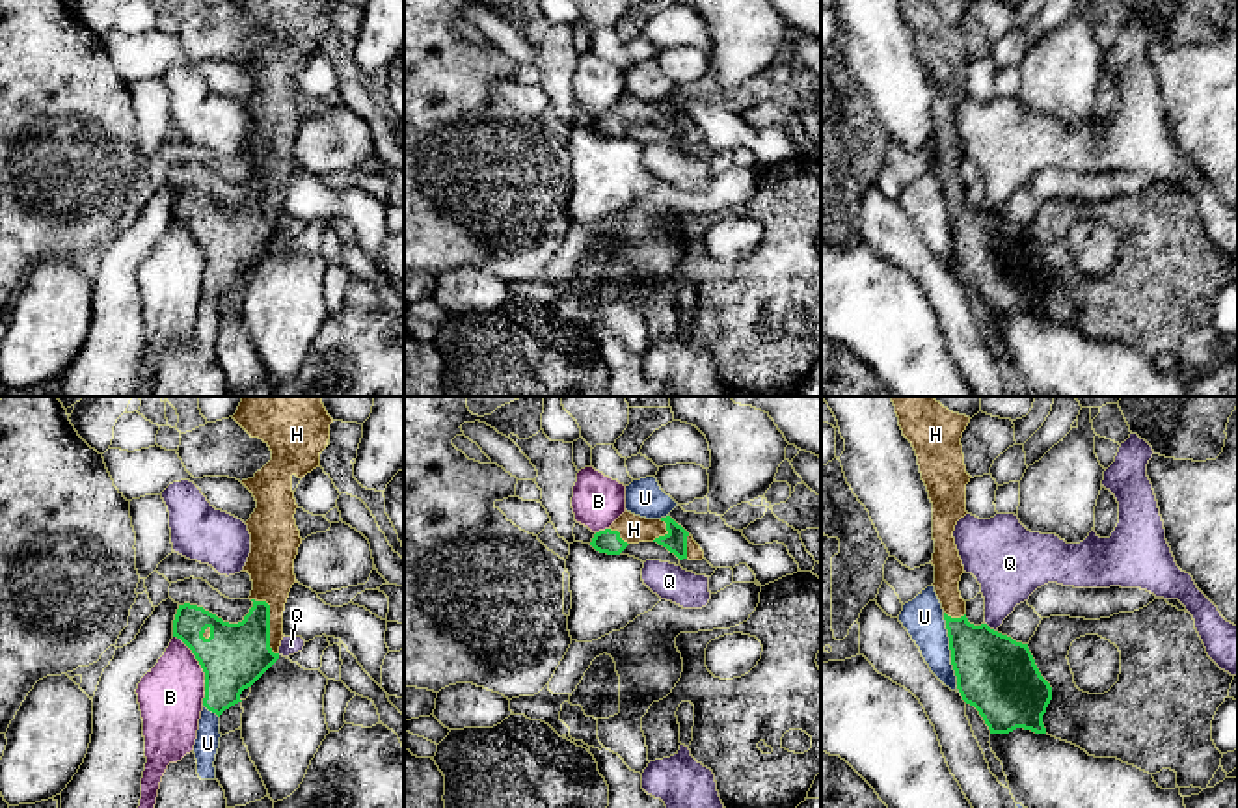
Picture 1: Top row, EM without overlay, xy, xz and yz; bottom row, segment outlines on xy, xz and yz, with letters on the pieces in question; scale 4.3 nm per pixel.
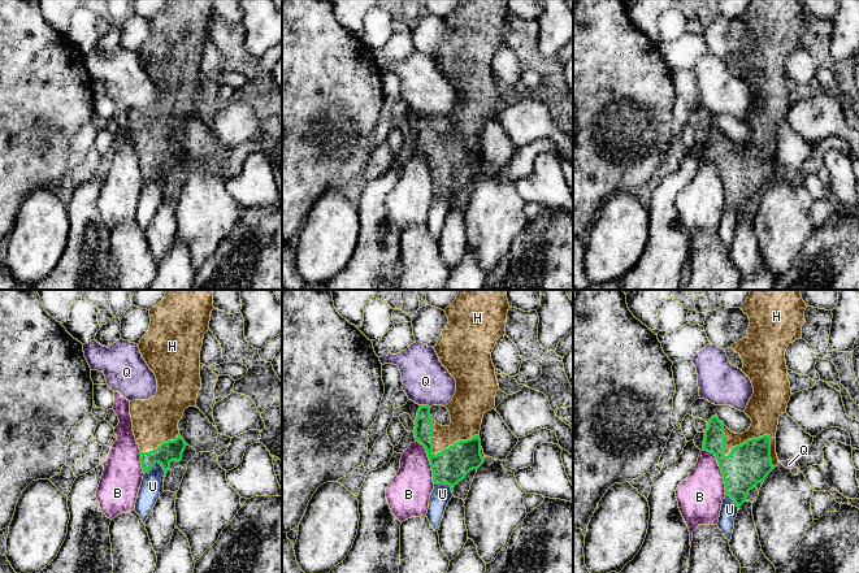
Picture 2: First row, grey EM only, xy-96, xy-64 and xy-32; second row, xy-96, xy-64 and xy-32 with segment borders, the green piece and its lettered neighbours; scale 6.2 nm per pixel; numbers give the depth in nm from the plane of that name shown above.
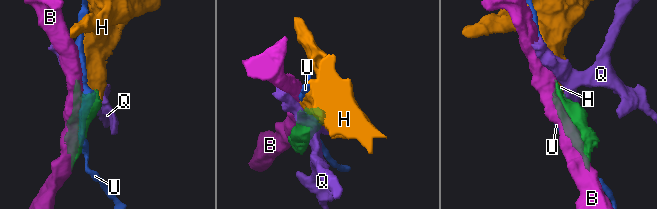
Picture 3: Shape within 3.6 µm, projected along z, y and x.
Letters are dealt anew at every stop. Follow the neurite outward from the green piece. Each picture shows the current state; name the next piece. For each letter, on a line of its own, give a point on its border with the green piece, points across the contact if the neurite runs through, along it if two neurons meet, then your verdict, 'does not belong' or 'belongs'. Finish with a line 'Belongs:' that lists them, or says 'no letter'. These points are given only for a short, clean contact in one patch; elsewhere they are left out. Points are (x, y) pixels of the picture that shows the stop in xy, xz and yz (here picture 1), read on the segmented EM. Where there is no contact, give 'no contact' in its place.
B: meets green in xy at (201, 667); does not belong
H: meets green in xy at (269, 626); belongs
Q: meets green in yz at (989, 628); does not belong
U: meets green in yz at (952, 652); does not belong
Belongs: H

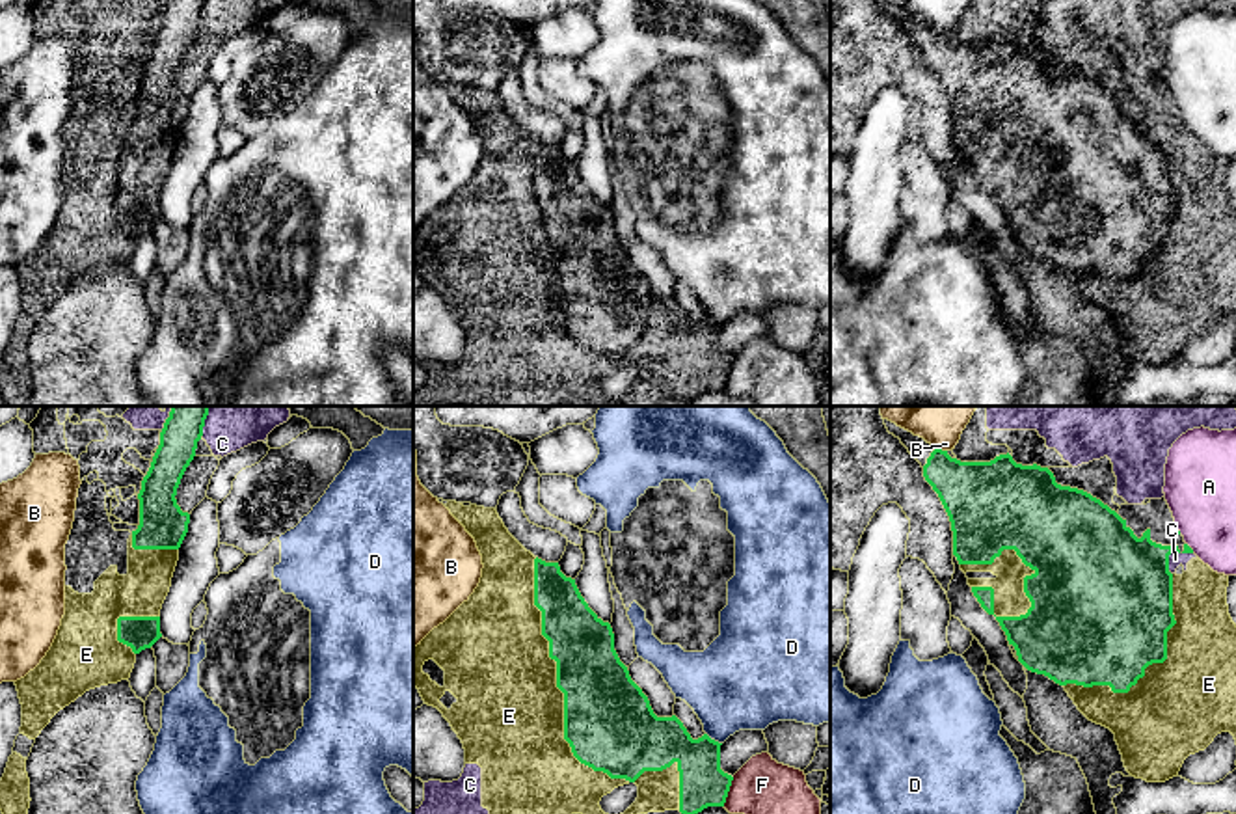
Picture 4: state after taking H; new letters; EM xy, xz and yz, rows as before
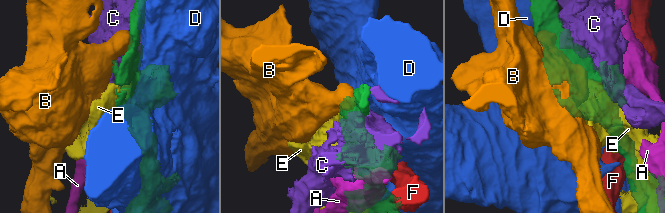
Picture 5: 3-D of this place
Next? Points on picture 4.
A: meets green in yz at (1177, 529); does not belong
B: meets green in yz at (940, 449); border along yz (935, 446), (946, 451); does not belong
C: meets green in yz at (1168, 561); does not belong
D: meets green in xz at (713, 740); does not belong
E: meets green in xz at (557, 684); does not belong
F: meets green in xz at (728, 790); does not belong
Belongs: no letter

